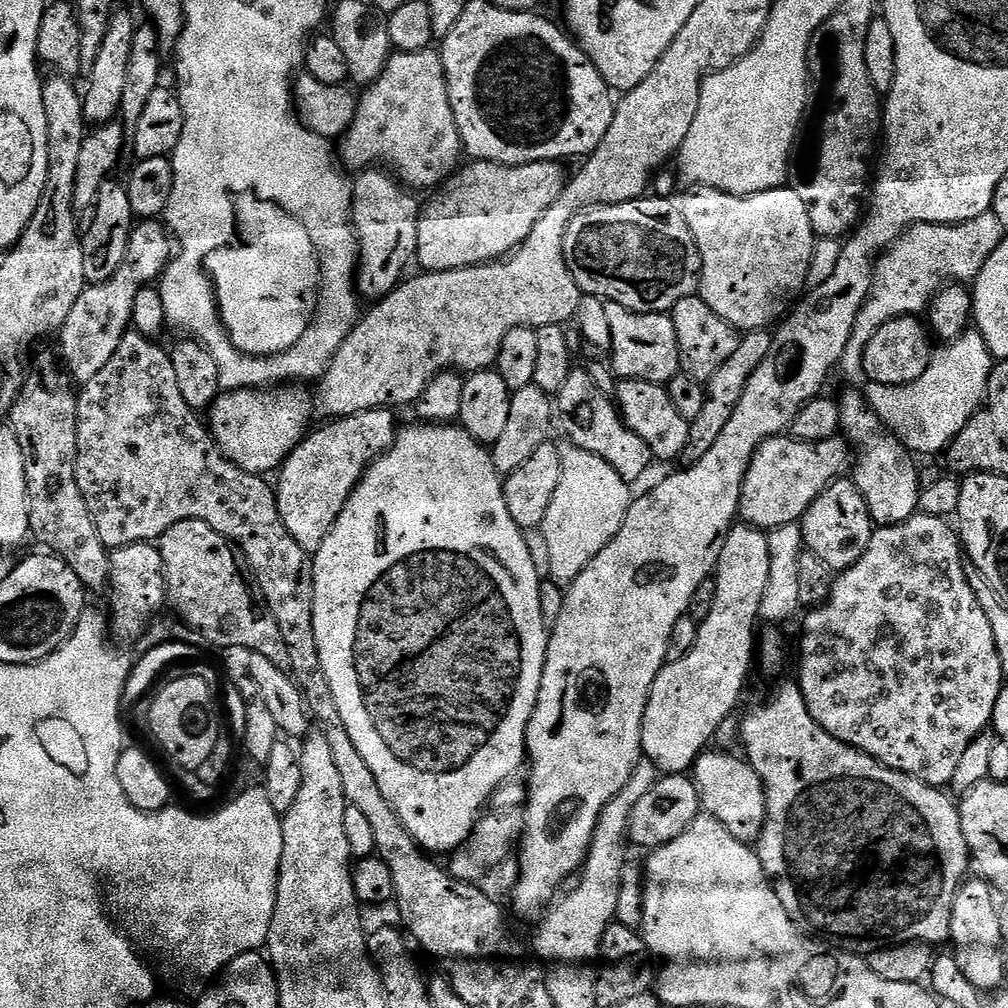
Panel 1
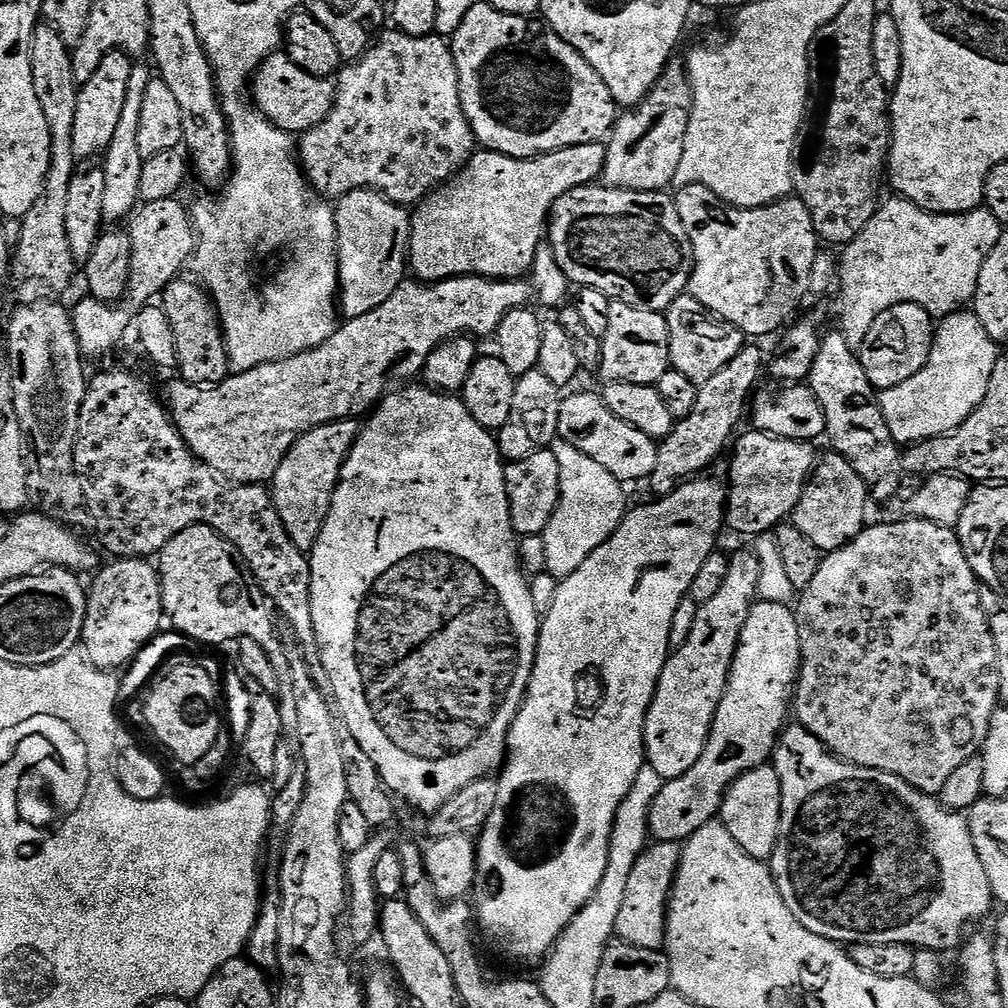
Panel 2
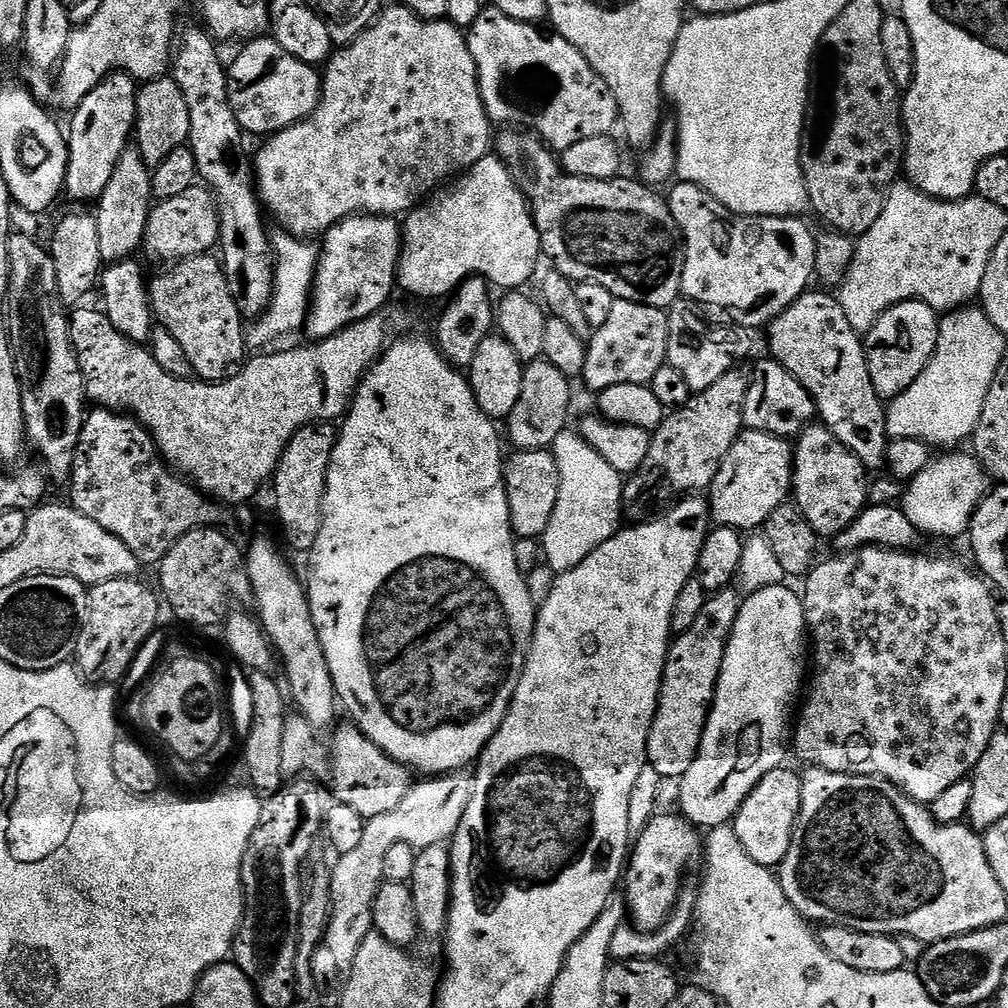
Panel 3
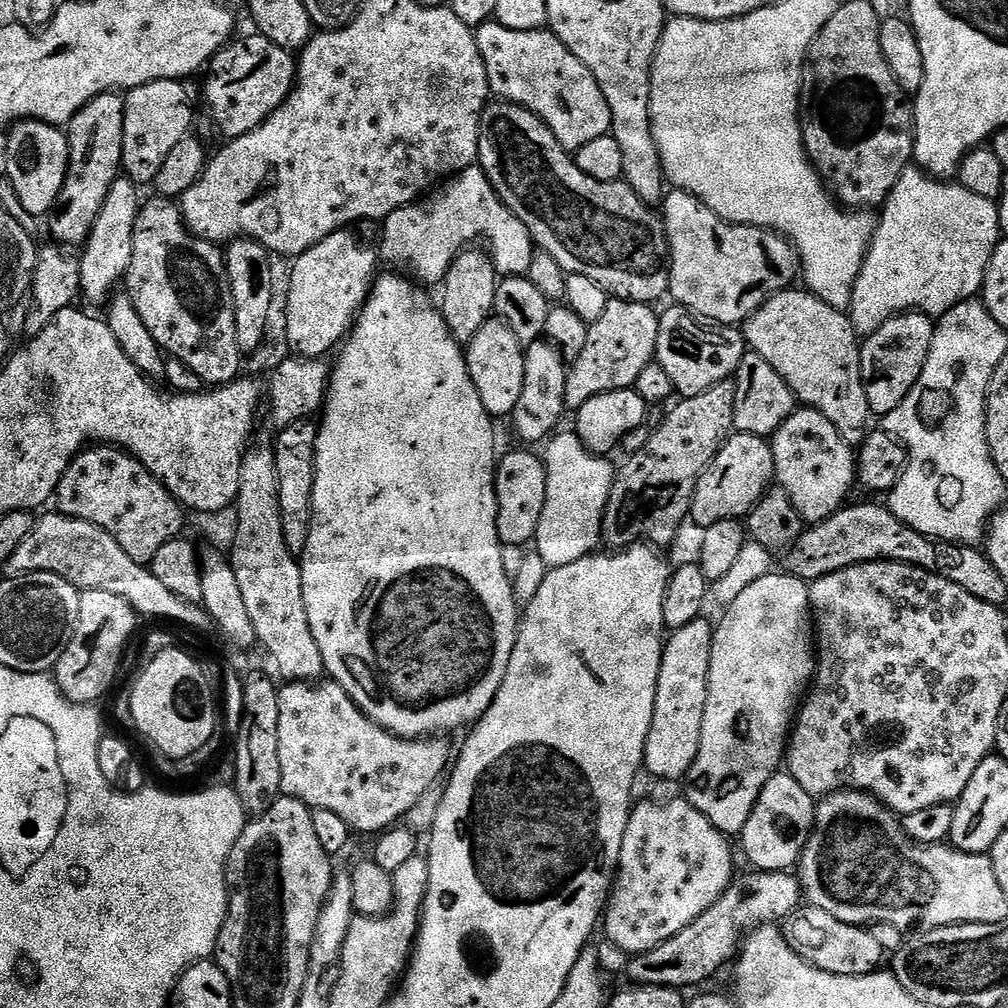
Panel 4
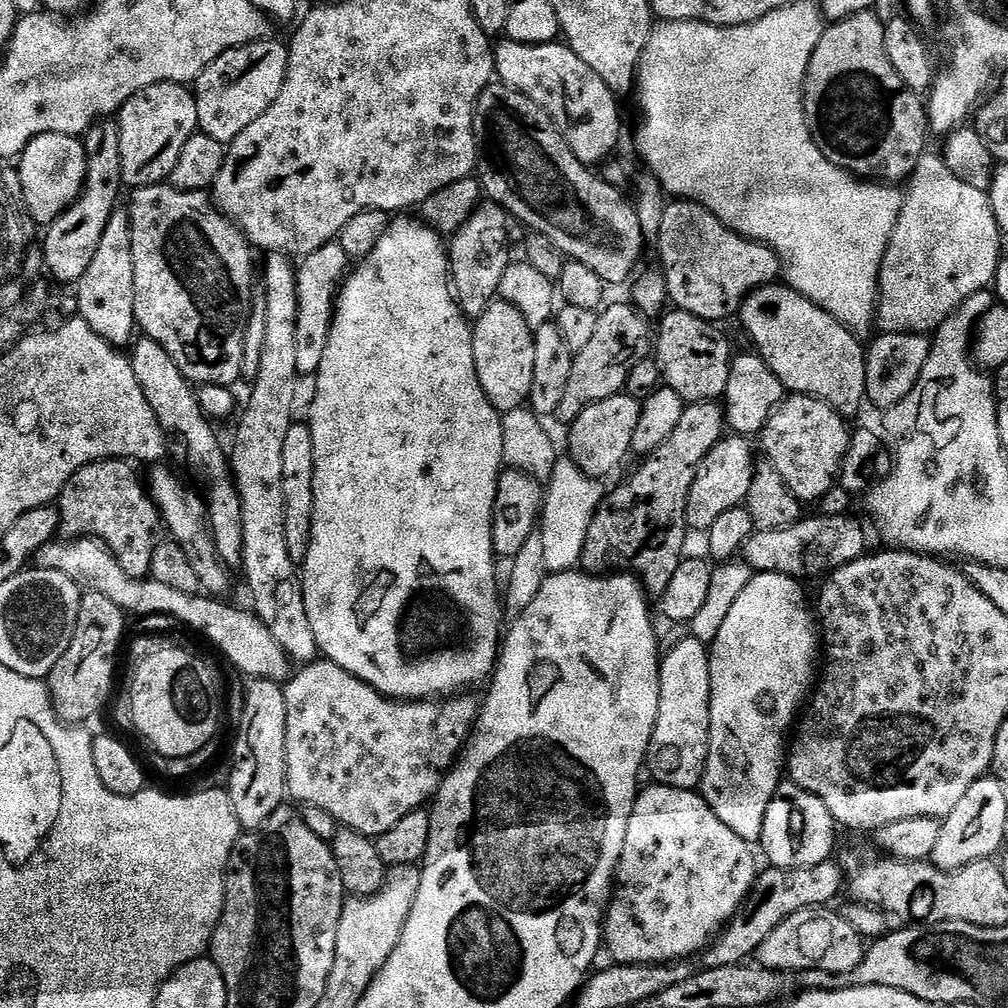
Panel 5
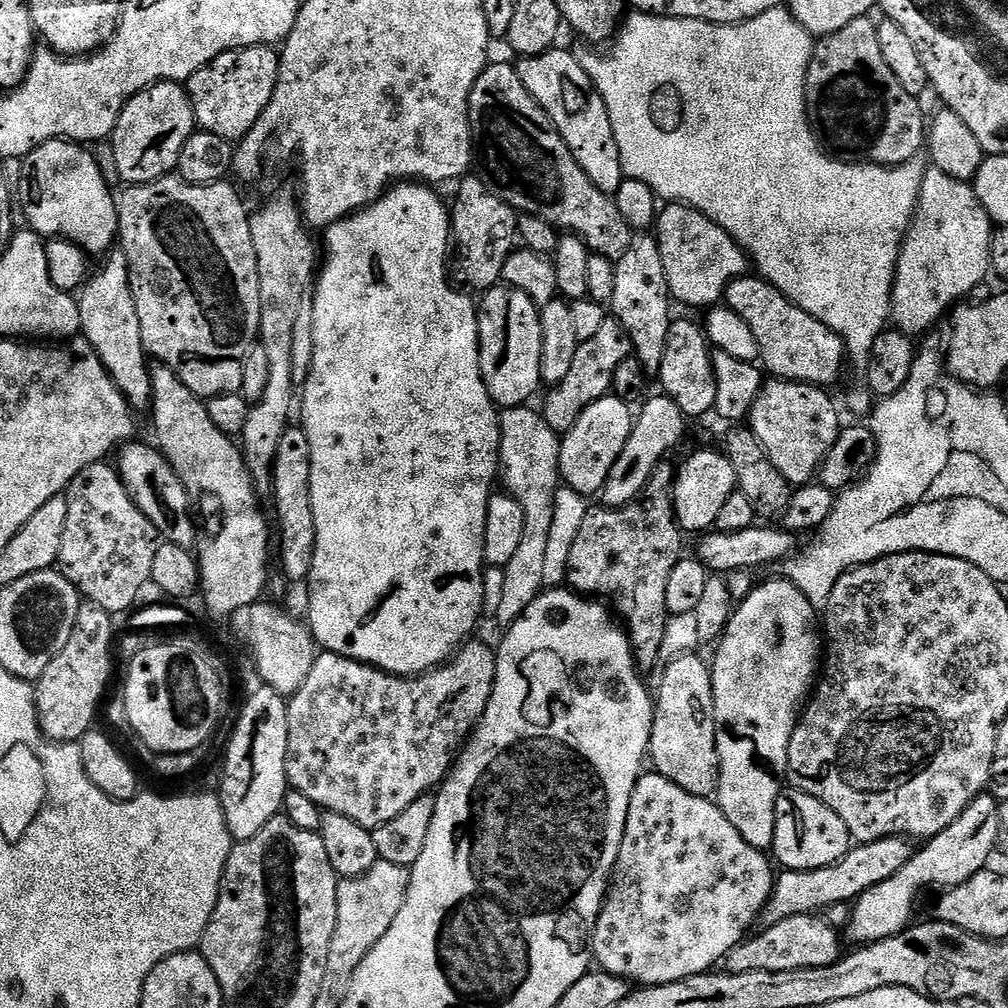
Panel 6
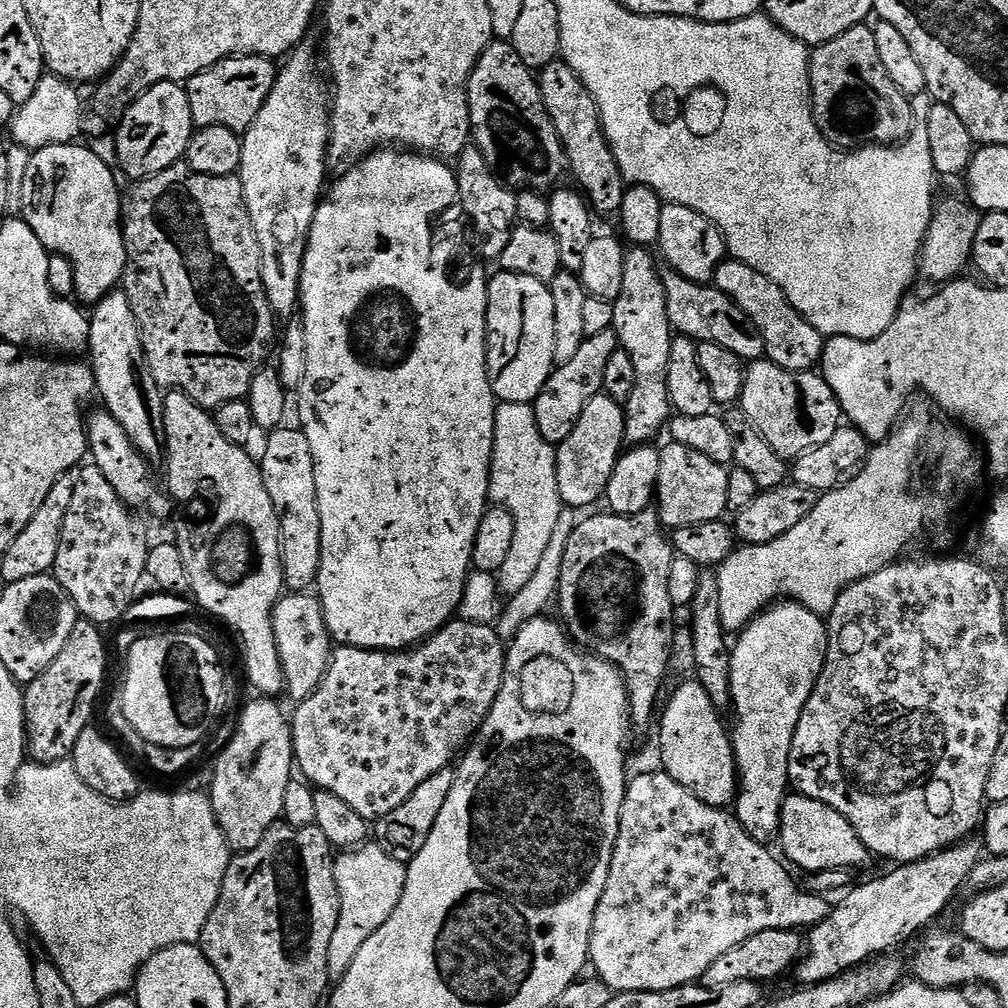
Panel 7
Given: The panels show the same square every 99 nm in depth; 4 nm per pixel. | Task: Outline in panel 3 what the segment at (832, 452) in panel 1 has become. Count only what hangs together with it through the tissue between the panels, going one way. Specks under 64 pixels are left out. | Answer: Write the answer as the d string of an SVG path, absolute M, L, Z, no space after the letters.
M751 430L741 432L706 492L711 523L721 528L763 529L770 514L789 499L793 451L793 445L785 437Z

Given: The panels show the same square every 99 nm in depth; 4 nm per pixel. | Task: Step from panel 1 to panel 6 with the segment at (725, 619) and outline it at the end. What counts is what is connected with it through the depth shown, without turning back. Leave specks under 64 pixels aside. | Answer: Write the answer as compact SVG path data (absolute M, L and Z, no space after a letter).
M680 656L668 664L660 680L660 693L654 696L656 717L652 723L652 737L648 743L651 767L659 776L670 778L674 786L682 786L695 796L715 797L720 763L716 745L716 723L714 722L714 690L712 689L711 667L700 656Z

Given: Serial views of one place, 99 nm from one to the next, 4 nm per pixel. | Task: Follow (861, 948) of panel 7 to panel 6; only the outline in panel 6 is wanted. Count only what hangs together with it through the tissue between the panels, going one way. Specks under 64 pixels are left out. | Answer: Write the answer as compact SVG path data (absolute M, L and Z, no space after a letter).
M981 794L966 806L963 814L946 830L931 837L923 846L913 851L910 862L894 874L894 878L886 878L886 882L878 882L878 886L870 886L851 905L852 917L848 920L848 936L853 945L863 946L897 936L913 923L912 911L916 908L916 899L923 888L937 884L940 890L957 888L974 874L985 871L989 867L988 859L998 848L998 814L1000 804L995 796Z

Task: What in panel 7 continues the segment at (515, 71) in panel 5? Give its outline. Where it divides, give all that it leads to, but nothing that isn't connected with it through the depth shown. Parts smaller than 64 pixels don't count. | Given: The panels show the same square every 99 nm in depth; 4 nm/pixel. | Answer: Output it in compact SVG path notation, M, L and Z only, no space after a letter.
M563 62L547 64L545 68L539 69L538 79L544 105L564 147L564 157L568 160L570 176L577 180L575 183L584 199L588 201L589 208L596 214L619 213L626 191L626 181L622 170L618 170L618 162L604 136L598 106L590 90L586 90L578 74L574 74L574 70L570 70L570 66Z

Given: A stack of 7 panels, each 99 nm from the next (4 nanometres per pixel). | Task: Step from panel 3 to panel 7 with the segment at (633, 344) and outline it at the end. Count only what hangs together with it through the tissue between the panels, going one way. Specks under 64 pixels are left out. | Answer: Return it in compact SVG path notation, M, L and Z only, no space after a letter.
M612 328L601 330L599 334L585 336L582 346L574 353L574 358L565 364L557 364L552 369L550 378L546 378L546 386L542 386L542 394L532 401L534 418L538 418L538 431L542 438L554 446L566 442L574 426L578 426L578 418L582 418L582 410L586 410L590 398L601 395L604 390L602 377L606 375L606 365L610 362L610 354L620 347L620 339Z

